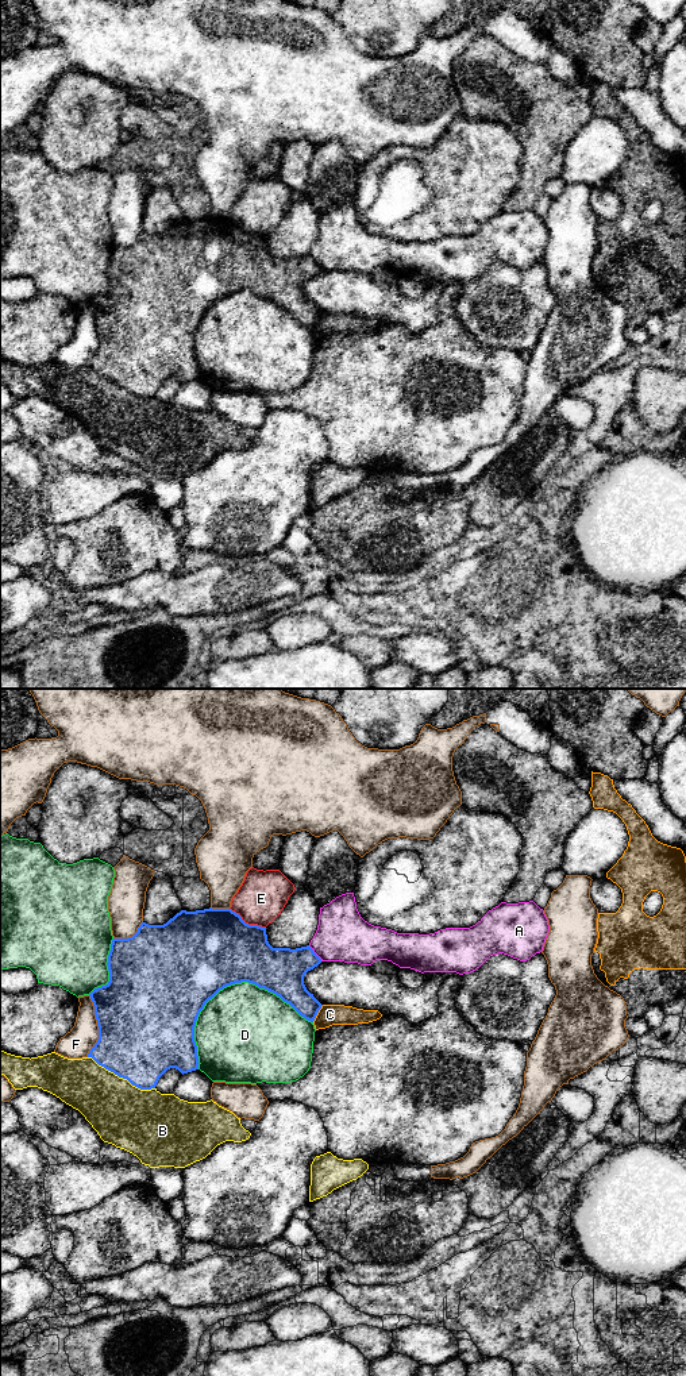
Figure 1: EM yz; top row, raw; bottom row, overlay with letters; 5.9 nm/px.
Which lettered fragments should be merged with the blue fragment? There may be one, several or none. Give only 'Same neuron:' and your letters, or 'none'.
Same neuron: none

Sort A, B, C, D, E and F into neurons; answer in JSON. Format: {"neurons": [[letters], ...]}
{"neurons": [["A"], ["B"], ["C"], ["D"], ["E"], ["F"]]}

